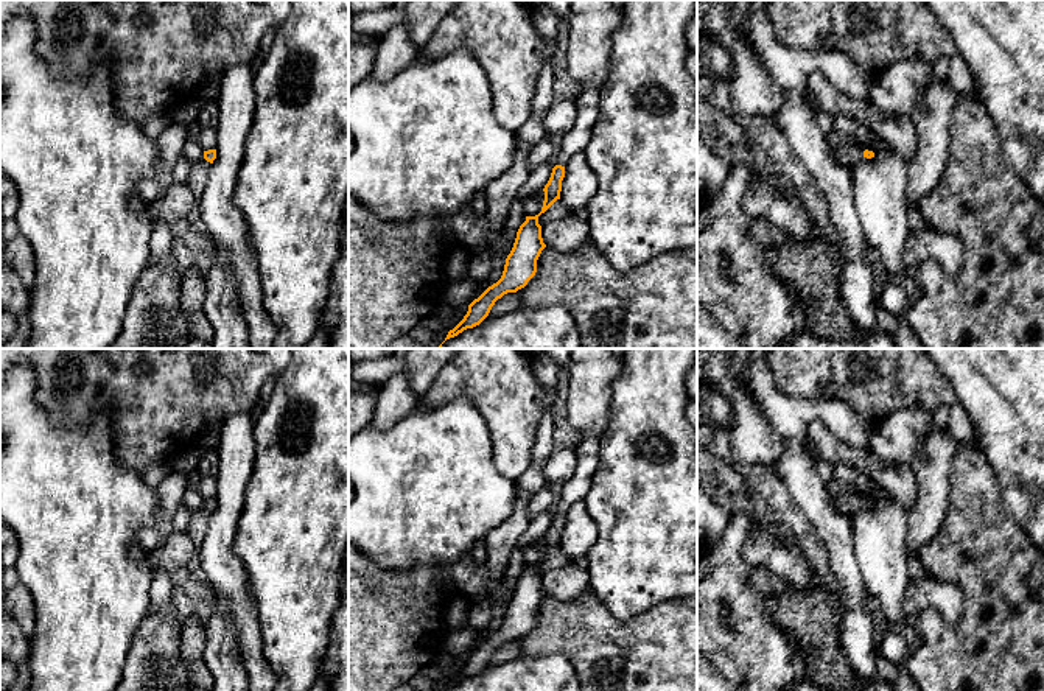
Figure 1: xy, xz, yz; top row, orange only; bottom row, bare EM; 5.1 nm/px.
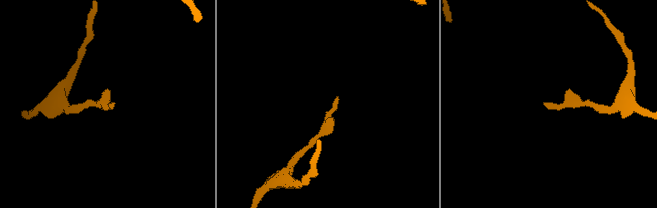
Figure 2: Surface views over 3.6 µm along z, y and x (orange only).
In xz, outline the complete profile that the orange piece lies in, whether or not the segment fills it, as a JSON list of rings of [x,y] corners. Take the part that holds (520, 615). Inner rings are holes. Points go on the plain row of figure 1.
[[[555,514],[548,532],[543,537],[545,549],[541,560],[535,565],[526,565],[526,570],[520,574],[513,596],[506,607],[501,627],[468,654],[467,663],[453,679],[448,680],[445,689],[457,685],[467,677],[479,674],[489,665],[498,647],[507,641],[517,641],[524,637],[535,624],[537,609],[546,596],[541,587],[538,565],[545,562],[557,548],[560,548],[563,526],[565,515]]]

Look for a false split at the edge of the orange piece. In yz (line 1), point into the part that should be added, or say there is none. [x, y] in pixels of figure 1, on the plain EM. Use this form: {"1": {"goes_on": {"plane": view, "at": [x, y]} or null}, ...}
{"1": {"goes_on": null}}

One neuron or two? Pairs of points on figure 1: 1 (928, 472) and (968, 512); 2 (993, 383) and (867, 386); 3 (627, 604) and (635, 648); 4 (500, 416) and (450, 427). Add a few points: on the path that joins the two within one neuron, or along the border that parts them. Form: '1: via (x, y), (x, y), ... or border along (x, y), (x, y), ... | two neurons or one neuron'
1: border along (952, 458), (949, 503), (940, 529) | two neurons
2: border along (934, 364), (949, 383), (957, 400) | two neurons
3: border along (598, 599), (620, 620), (629, 620), (665, 603) | two neurons
4: border along (455, 397), (465, 397), (481, 414), (493, 455) | two neurons

